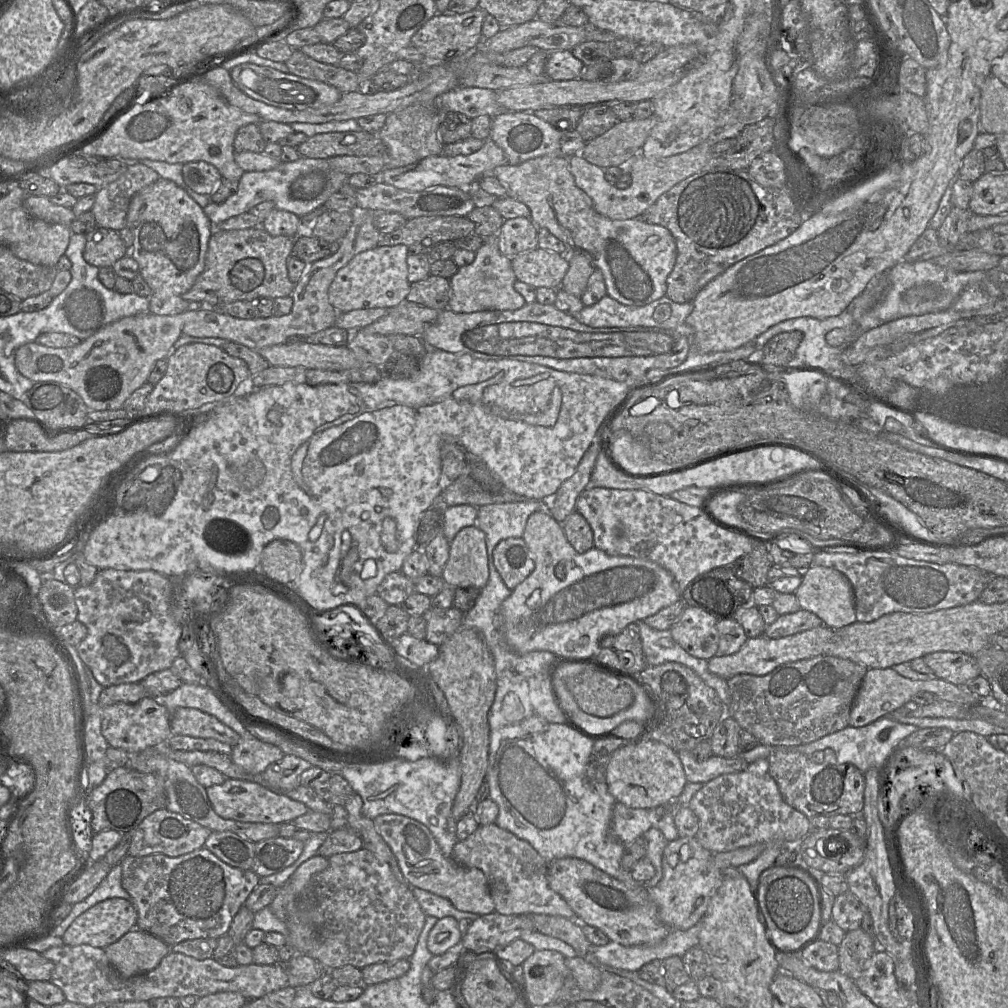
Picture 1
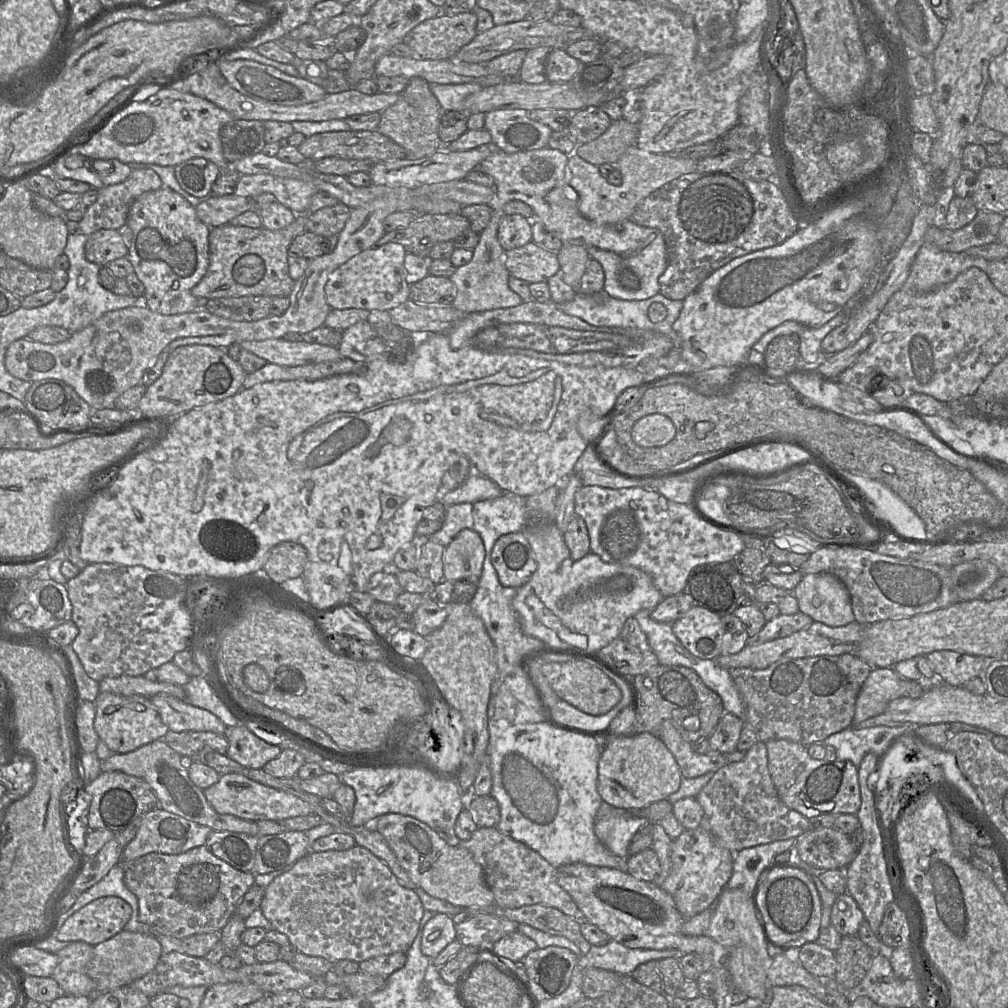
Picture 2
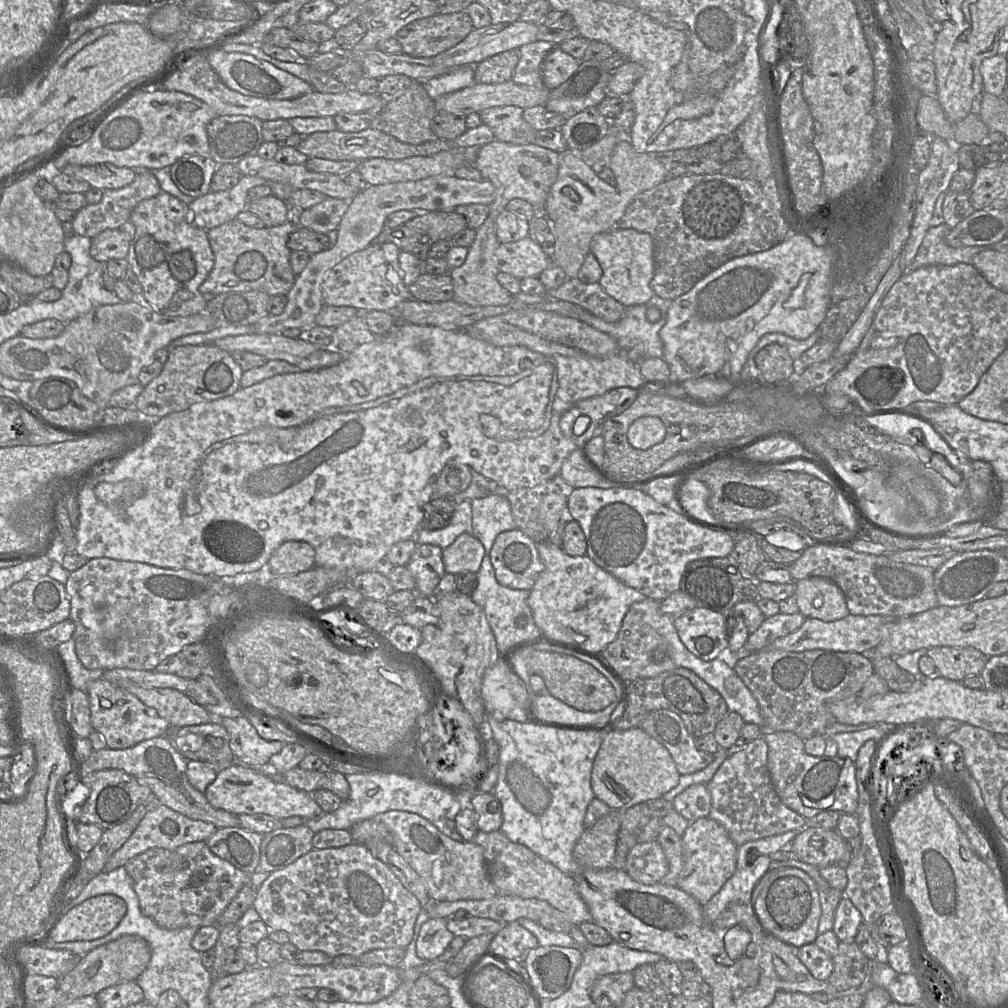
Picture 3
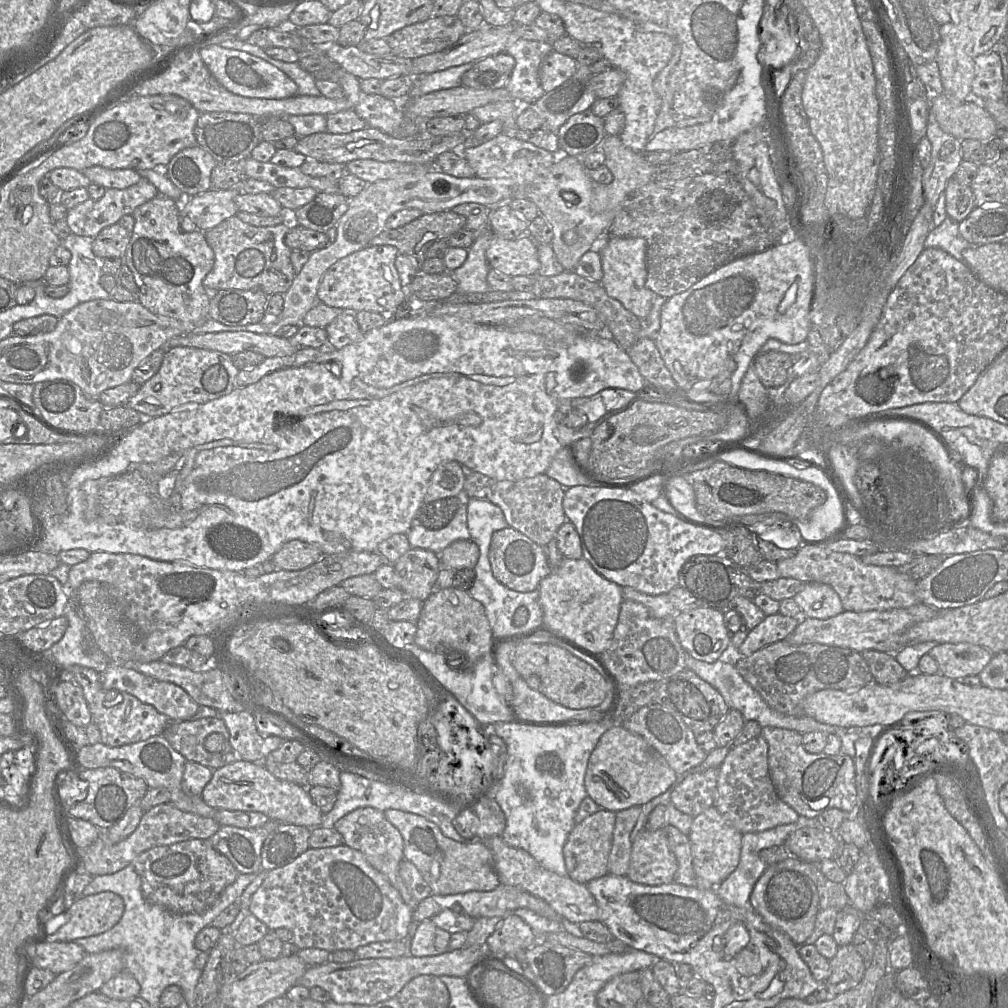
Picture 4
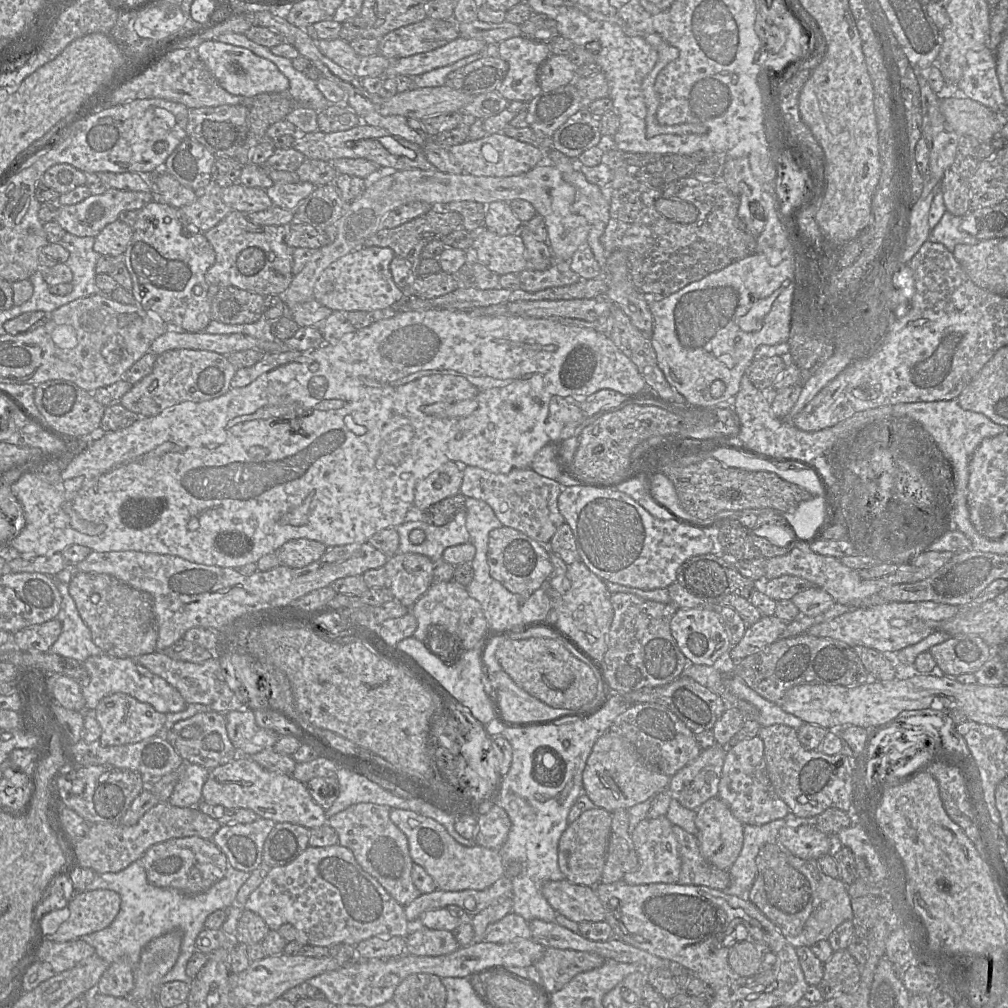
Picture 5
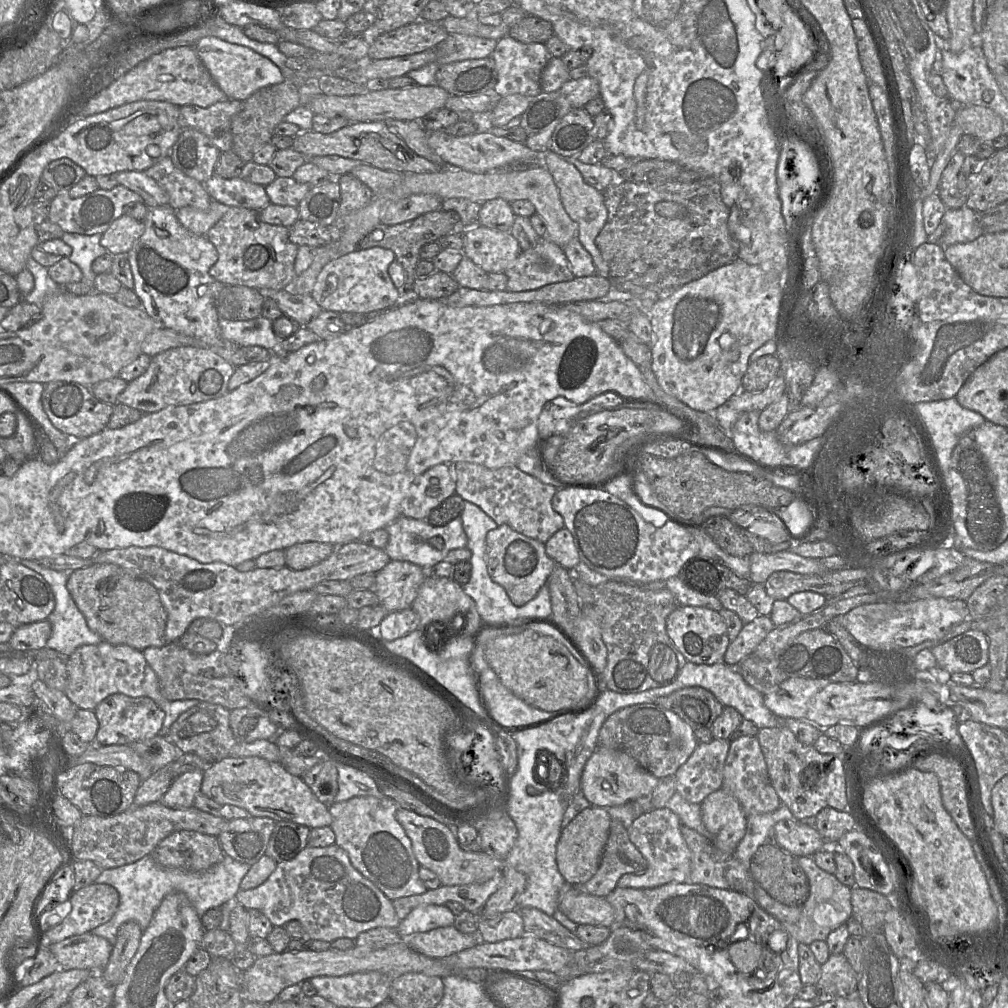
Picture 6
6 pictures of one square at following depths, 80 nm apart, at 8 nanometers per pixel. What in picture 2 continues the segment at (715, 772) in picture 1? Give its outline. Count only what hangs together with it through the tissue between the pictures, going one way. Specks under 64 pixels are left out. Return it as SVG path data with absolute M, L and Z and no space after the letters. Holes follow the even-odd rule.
M673 719L663 721L659 727L658 737L673 754L682 777L694 778L708 772L716 772L731 763L720 752L709 754L695 752L692 743L685 740L674 726Z

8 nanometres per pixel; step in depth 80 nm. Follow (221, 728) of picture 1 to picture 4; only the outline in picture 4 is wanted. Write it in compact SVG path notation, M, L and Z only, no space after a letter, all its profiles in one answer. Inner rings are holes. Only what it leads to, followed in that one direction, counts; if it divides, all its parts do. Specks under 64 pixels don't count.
M110 664L99 672L101 686L105 690L118 690L133 695L144 704L153 706L159 713L173 721L190 720L198 711L199 705L181 687L171 682L159 681L133 669Z

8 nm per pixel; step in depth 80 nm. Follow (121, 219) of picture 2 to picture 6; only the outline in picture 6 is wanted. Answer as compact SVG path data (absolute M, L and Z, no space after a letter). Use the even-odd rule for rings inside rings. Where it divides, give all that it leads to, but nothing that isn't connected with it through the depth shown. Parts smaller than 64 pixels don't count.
M119 184L111 190L99 188L79 198L71 198L68 193L58 193L51 200L47 220L59 225L67 233L103 234L114 220L124 215L125 206L136 202L143 202L142 197Z

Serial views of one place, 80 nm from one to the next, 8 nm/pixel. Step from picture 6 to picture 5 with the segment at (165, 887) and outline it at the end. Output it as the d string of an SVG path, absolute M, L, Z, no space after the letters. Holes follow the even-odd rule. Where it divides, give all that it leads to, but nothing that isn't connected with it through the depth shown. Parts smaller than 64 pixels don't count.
M141 858L122 871L96 874L86 890L113 890L121 897L121 907L116 918L108 927L88 935L82 935L77 939L93 946L95 954L108 964L126 962L135 970L143 948L152 939L169 931L179 930L182 933L180 954L172 969L161 979L161 984L172 981L191 984L193 979L186 974L186 965L196 951L195 941L198 934L205 928L206 918L216 910L228 909L235 905L237 893L249 876L249 872L230 868L227 874L207 891L188 895L172 888L151 884L147 879Z

